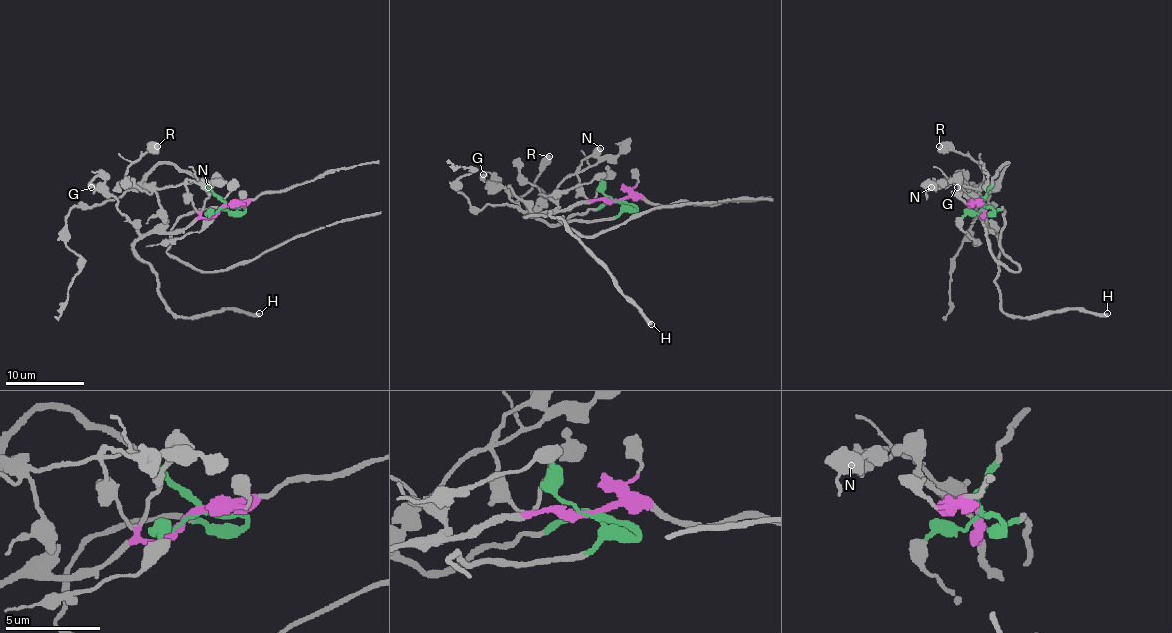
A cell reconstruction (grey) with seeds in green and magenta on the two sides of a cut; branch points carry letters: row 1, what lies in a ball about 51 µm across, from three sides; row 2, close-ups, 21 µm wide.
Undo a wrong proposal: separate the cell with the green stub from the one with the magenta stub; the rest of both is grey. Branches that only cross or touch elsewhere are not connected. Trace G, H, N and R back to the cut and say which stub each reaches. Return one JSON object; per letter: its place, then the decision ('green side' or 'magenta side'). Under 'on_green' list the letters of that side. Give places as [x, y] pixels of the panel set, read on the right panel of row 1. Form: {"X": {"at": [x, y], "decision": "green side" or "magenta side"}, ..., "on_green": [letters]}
{"G": {"at": [957, 187], "decision": "magenta side"}, "H": {"at": [1107, 313], "decision": "magenta side"}, "N": {"at": [931, 187], "decision": "magenta side"}, "R": {"at": [939, 146], "decision": "green side"}, "on_green": ["R"]}

